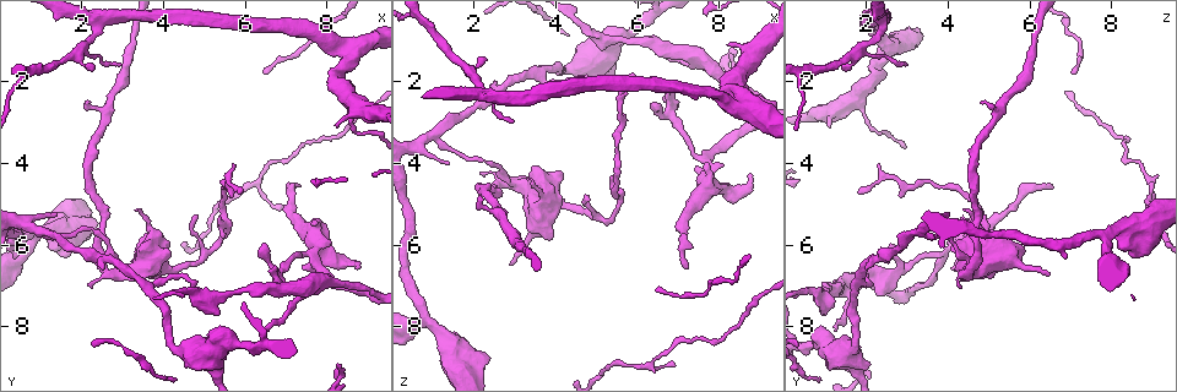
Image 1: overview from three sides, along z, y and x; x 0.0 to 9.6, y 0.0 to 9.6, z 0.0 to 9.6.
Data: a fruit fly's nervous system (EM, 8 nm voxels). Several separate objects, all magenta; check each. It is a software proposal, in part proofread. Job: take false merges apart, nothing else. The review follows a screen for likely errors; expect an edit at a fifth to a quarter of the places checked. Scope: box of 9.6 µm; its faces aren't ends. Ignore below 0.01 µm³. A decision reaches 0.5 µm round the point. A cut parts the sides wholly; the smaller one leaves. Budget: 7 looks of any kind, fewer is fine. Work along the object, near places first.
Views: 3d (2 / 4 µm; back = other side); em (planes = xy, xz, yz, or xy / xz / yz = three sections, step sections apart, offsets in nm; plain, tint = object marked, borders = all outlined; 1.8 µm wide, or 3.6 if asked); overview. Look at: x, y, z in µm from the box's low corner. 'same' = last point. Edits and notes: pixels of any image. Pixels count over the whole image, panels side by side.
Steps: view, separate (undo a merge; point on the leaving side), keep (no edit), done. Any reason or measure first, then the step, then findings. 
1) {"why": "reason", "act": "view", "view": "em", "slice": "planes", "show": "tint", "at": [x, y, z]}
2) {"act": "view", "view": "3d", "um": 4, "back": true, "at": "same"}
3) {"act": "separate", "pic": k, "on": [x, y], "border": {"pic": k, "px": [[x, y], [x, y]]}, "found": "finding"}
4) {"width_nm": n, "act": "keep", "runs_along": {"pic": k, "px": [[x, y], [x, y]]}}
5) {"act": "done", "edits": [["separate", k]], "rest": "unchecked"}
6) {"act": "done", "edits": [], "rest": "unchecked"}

{"why": "three-way junction", "act": "view", "view": "em", "slice": "planes", "show": "tint", "at": [2.90, 6.55, 4.45]}

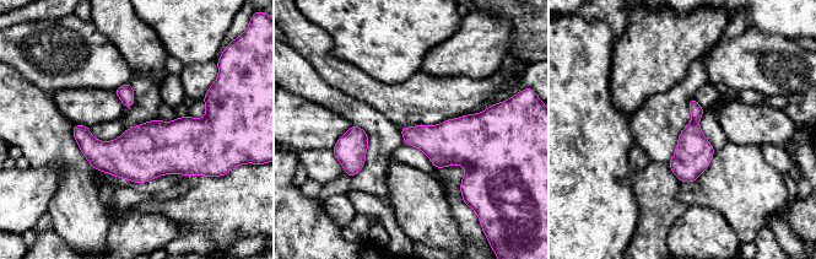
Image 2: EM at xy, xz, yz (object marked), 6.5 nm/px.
{"act": "separate", "pic": 2, "on": [693, 152], "found": "two cells meet here"}

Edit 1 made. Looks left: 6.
{"why": "sudden change in width", "act": "view", "view": "em", "slice": "planes", "show": "tint", "at": [8.45, 6.45, 4.65]}

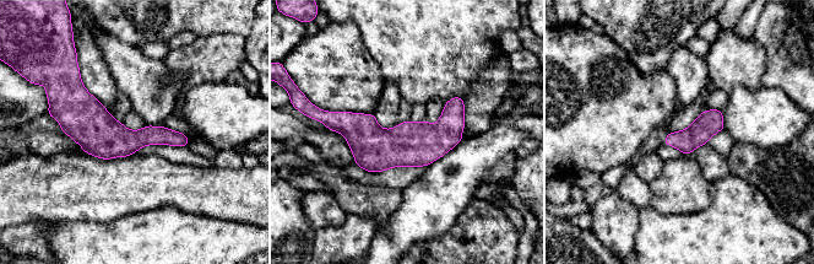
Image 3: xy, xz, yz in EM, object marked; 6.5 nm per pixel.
{"act": "keep", "runs_along": {"pic": 3, "px": [[461, 104], [429, 139], [335, 123]]}, "found": "one cell here"}

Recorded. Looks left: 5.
{"act": "done", "edits": [["separate", 2]], "rest": "unchecked"}

